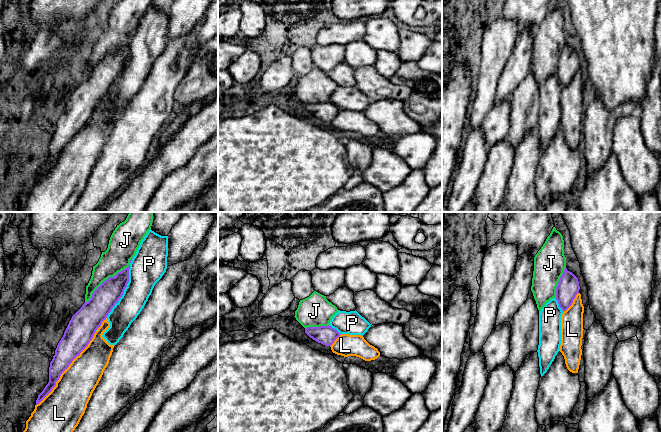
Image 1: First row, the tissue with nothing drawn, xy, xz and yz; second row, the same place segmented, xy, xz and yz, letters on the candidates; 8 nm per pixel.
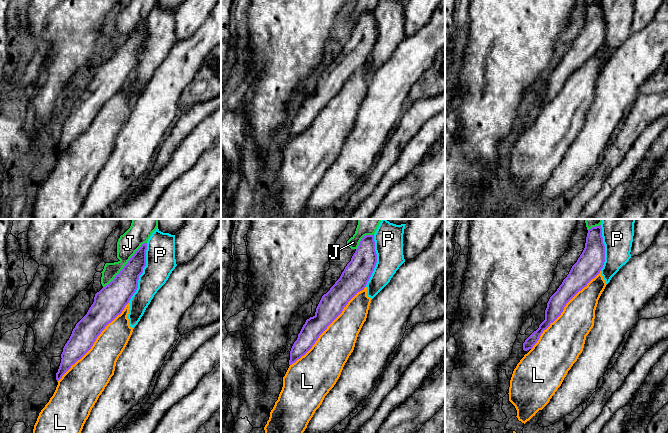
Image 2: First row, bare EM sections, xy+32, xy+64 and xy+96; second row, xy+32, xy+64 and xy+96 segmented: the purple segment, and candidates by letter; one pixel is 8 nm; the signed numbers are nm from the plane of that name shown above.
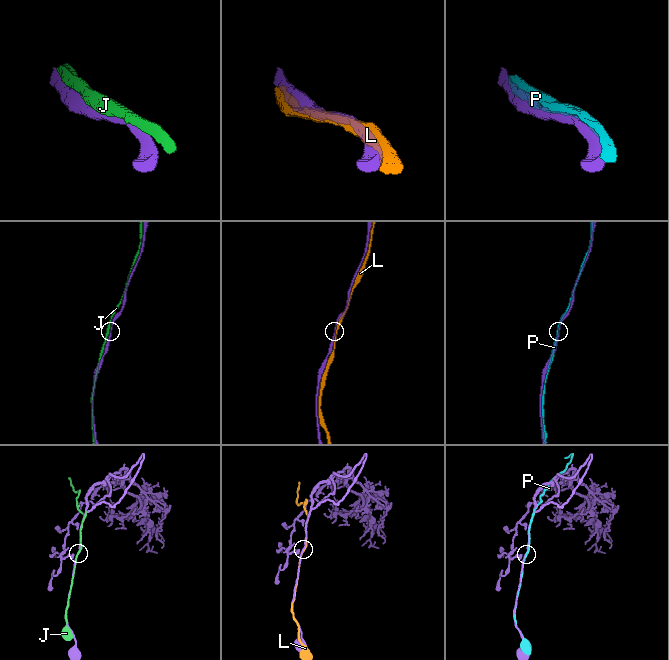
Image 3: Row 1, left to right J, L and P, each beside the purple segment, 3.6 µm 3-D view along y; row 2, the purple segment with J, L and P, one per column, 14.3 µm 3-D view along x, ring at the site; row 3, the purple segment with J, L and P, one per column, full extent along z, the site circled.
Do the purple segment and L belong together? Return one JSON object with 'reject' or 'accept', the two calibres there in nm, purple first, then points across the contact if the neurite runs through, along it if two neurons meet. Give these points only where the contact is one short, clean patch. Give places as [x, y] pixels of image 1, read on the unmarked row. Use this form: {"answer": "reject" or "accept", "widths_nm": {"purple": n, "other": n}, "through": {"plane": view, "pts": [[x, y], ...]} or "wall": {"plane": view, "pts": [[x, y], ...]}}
{"answer": "reject", "widths_nm": {"purple": 220, "other": 300}}

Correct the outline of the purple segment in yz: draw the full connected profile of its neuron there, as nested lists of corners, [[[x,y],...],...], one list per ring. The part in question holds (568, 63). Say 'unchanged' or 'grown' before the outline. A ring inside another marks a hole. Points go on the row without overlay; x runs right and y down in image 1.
unchanged | [[[565,44],[556,63],[556,76],[563,88],[572,81],[579,66],[578,54]]]

